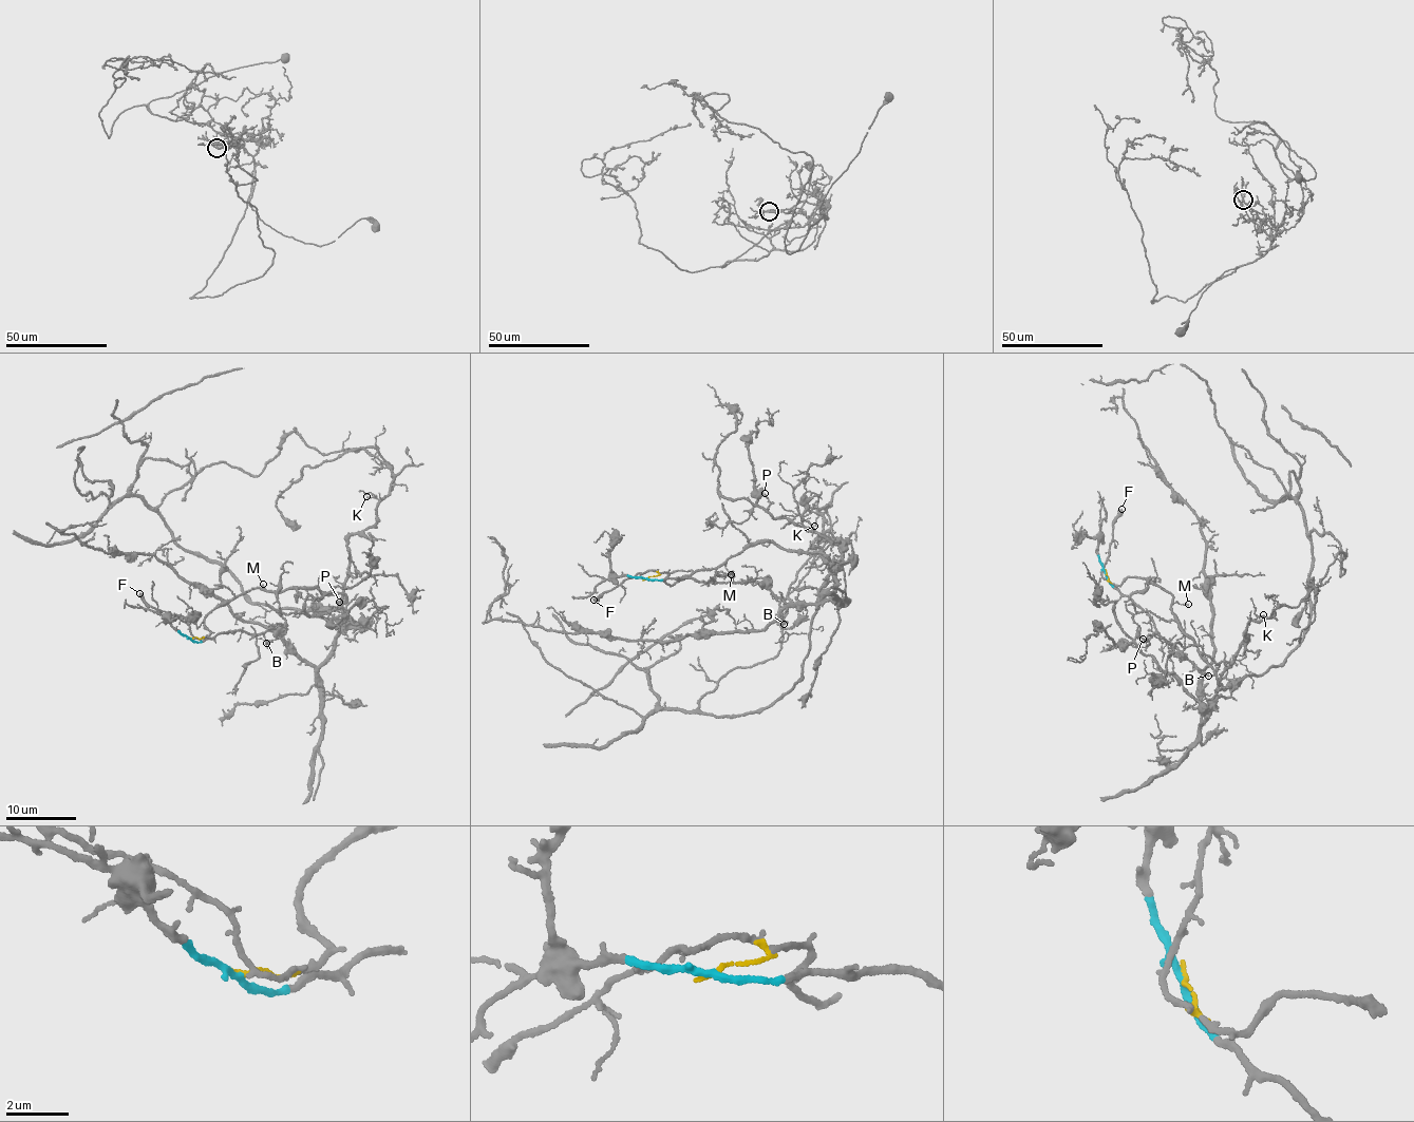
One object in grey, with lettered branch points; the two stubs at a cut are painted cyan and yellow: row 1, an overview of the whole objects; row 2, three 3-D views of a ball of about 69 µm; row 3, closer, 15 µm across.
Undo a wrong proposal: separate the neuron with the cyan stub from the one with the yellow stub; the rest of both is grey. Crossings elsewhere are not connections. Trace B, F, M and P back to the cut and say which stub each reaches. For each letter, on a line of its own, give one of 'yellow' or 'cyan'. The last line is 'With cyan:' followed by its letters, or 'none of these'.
B: cyan
F: yellow
M: yellow
P: cyan
With cyan: B, P

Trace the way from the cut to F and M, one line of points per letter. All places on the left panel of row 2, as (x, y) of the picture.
F: (189, 638), (202, 638), (196, 638), (174, 616), (158, 611), (138, 593)
M: (189, 638), (209, 636), (204, 622), (207, 613), (249, 591), (264, 589), (263, 583)

